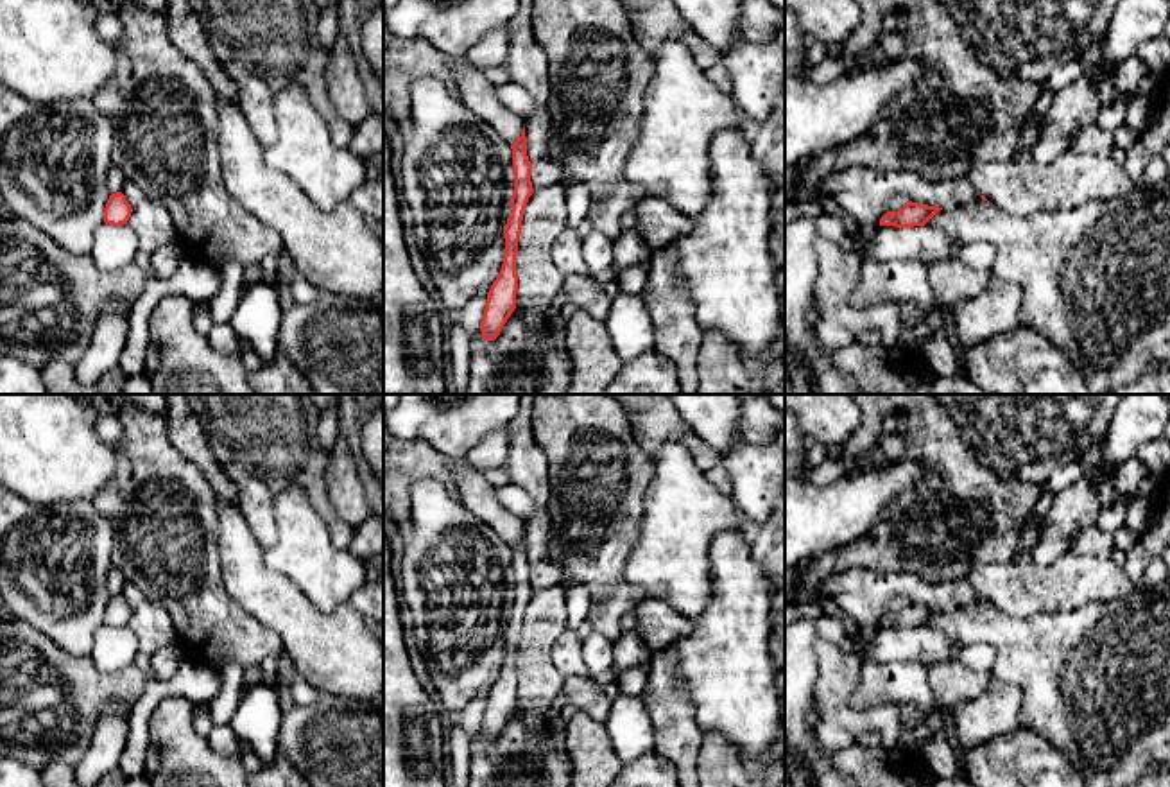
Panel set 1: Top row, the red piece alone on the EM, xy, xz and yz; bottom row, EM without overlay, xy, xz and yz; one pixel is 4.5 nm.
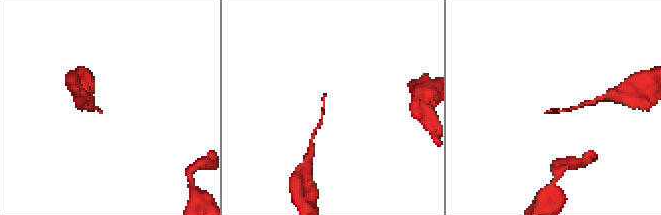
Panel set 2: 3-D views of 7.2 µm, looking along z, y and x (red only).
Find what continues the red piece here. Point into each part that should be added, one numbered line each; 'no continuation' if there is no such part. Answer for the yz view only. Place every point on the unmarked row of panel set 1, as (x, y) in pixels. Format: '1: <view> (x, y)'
no continuation

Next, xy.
no continuation

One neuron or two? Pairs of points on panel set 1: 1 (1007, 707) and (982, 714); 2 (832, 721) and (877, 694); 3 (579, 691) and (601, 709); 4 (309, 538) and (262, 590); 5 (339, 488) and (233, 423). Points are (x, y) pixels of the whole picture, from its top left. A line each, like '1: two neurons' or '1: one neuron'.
1: one neuron
2: two neurons
3: one neuron
4: two neurons
5: two neurons

